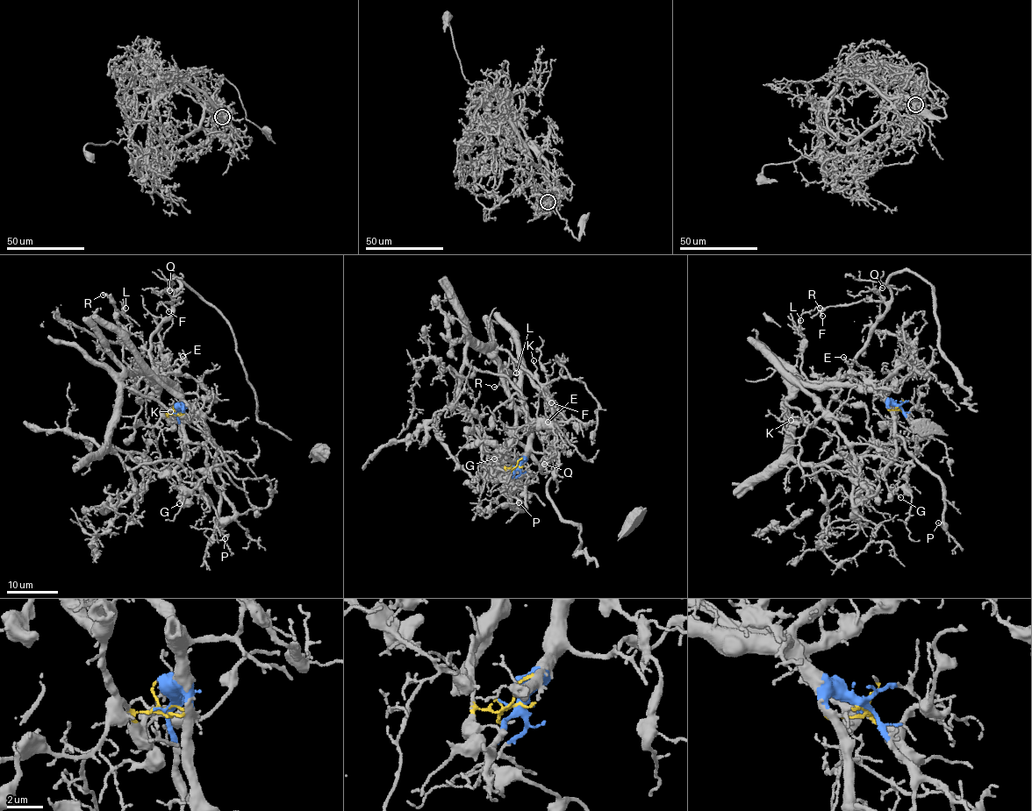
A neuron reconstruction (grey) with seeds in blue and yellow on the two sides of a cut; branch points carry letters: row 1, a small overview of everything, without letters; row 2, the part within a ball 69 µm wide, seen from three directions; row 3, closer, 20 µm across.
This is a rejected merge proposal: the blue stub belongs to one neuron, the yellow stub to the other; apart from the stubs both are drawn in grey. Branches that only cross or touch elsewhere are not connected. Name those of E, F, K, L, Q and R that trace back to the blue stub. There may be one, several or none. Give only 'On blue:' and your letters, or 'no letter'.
On blue: no letter

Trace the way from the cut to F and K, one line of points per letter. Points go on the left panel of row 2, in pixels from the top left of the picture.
F: (178, 412), (170, 414), (162, 409), (150, 351), (151, 333), (177, 304), (176, 301), (161, 301), (169, 311)
K: (178, 412), (170, 414), (162, 409), (154, 374), (127, 372), (125, 385), (176, 413), (169, 412)

